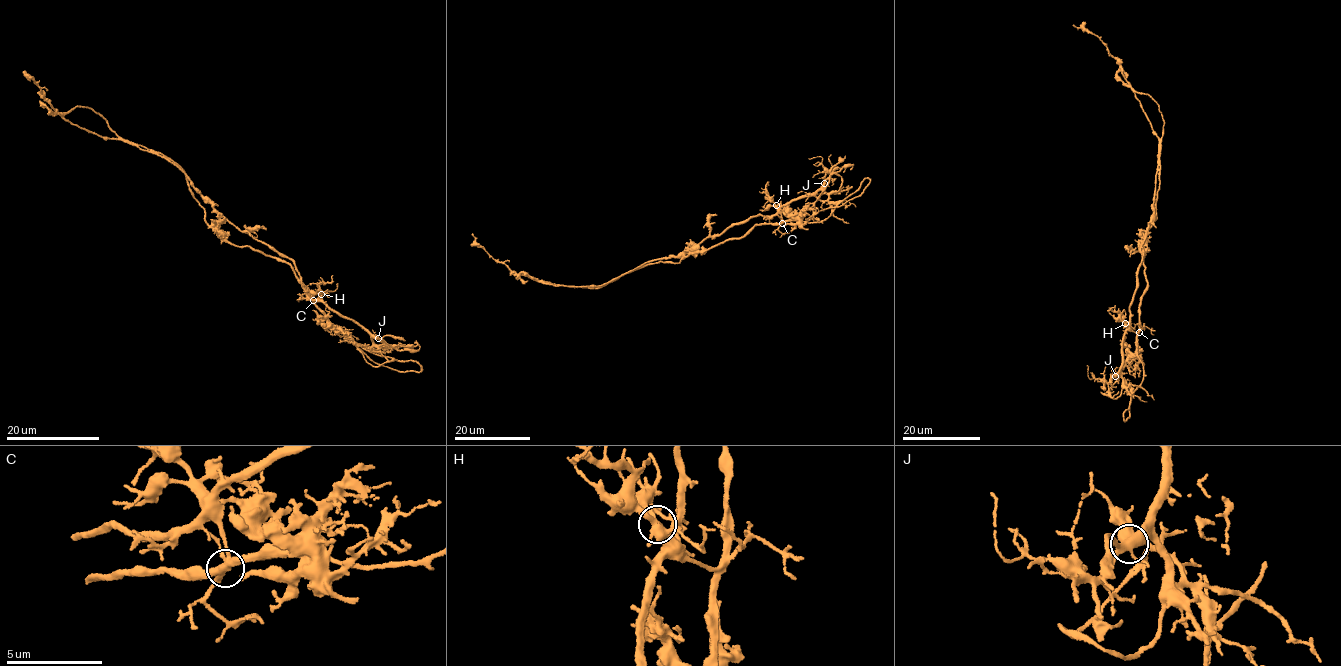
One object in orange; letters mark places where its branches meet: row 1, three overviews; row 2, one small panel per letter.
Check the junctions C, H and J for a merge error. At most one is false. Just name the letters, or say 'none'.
C

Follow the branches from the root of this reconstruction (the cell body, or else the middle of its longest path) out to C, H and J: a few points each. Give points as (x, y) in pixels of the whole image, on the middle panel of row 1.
C: (704, 240), (759, 215), (767, 217), (780, 214), (781, 223)
H: (704, 240), (750, 217), (769, 217), (777, 213), (776, 205)
J: (704, 240), (750, 217), (769, 217), (824, 183)

